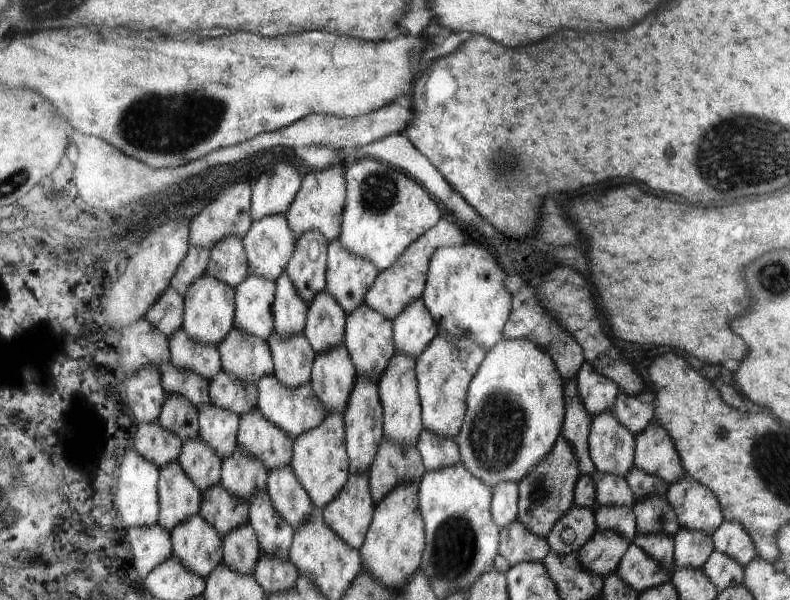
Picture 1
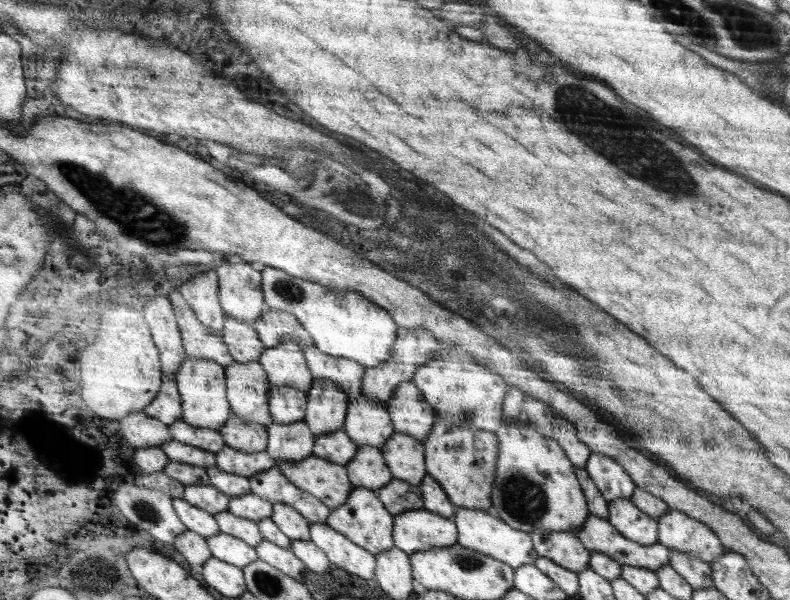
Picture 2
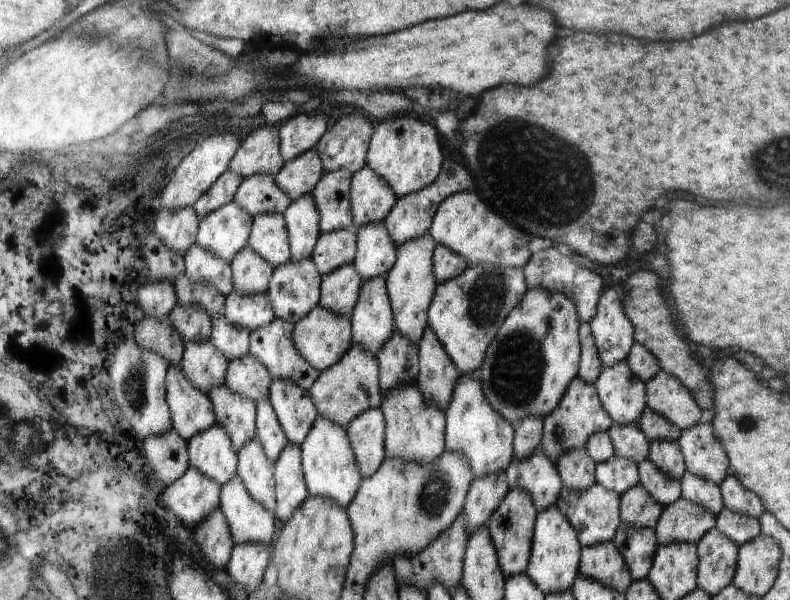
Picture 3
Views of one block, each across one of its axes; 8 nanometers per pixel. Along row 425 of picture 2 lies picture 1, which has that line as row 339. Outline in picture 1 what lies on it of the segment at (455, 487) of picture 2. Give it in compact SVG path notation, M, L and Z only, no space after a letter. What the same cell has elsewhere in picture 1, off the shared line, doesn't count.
M442 330L420 353L417 358L417 382L424 430L446 438L455 438L461 432L465 413L468 412L469 385L481 368L486 353L486 348L474 342L474 338L454 338L454 334L446 334Z

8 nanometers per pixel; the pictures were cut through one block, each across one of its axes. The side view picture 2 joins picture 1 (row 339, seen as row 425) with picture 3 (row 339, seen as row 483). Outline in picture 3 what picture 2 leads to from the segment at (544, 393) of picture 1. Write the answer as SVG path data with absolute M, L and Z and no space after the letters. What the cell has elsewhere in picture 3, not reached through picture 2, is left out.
M544 288L528 290L522 302L506 316L498 334L486 349L480 369L477 369L473 376L478 382L482 382L482 390L485 391L490 406L495 411L498 410L498 414L502 414L510 424L516 426L526 416L540 416L545 419L552 410L557 409L570 382L577 378L581 359L579 322L577 307L570 298L566 298L566 294L549 294Z

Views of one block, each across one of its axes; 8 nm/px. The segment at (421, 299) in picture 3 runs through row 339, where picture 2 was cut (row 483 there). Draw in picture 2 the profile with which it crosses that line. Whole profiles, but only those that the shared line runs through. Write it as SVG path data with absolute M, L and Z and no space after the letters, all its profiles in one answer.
M395 431L380 449L385 463L392 470L393 478L419 486L428 474L424 444L412 436Z

